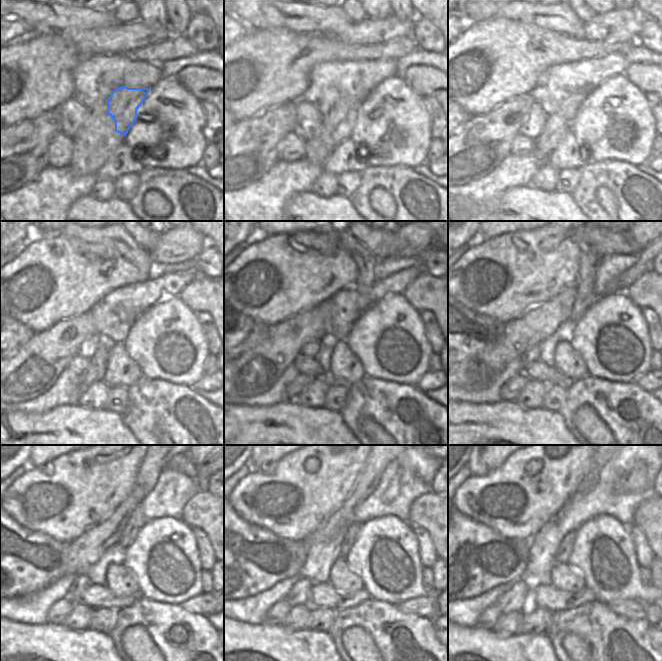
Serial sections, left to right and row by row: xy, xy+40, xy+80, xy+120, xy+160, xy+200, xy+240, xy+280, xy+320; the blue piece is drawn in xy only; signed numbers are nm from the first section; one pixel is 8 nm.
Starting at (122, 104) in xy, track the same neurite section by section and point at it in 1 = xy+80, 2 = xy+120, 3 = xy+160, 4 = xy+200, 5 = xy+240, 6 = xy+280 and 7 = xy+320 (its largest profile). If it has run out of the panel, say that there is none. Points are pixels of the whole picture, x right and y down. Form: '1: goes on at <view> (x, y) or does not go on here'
1: goes on at xy+80 (556, 127)
2: goes on at xy+120 (95, 372)
3: goes on at xy+160 (294, 389)
4: goes on at xy+200 (512, 388)
5: goes on at xy+240 (60, 610)
6: goes on at xy+280 (276, 614)
7: goes on at xy+320 (491, 614)

